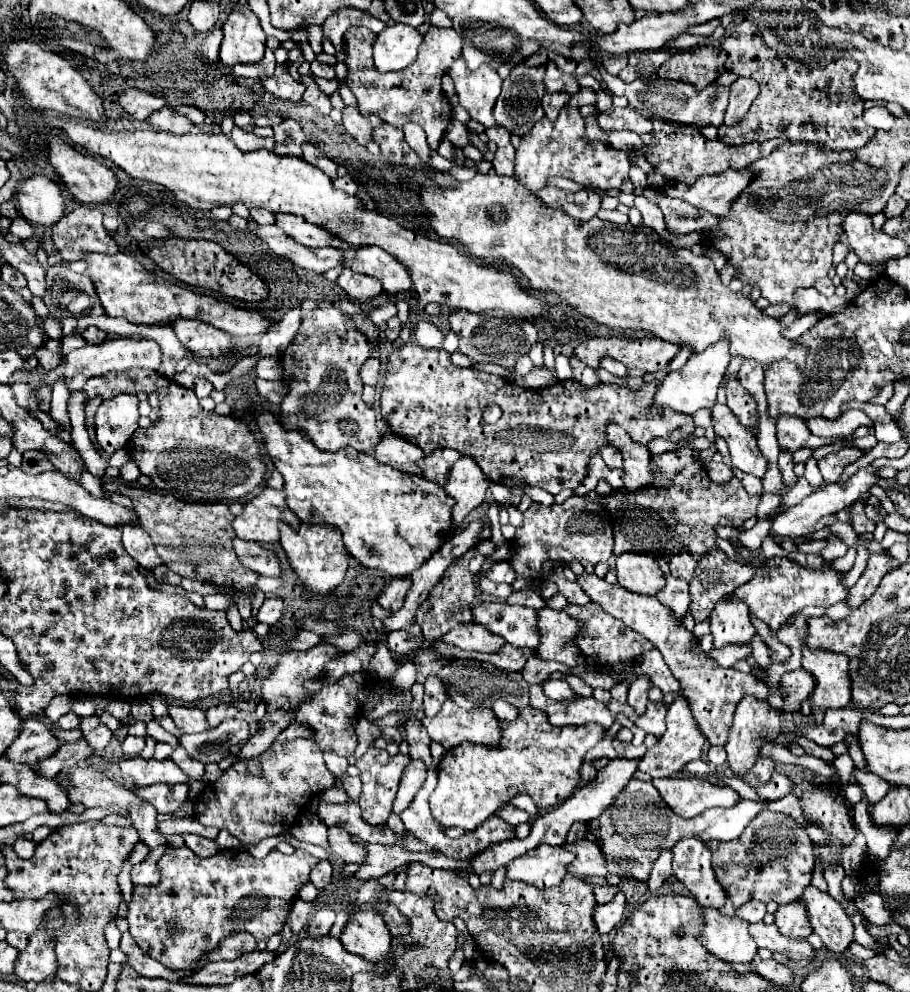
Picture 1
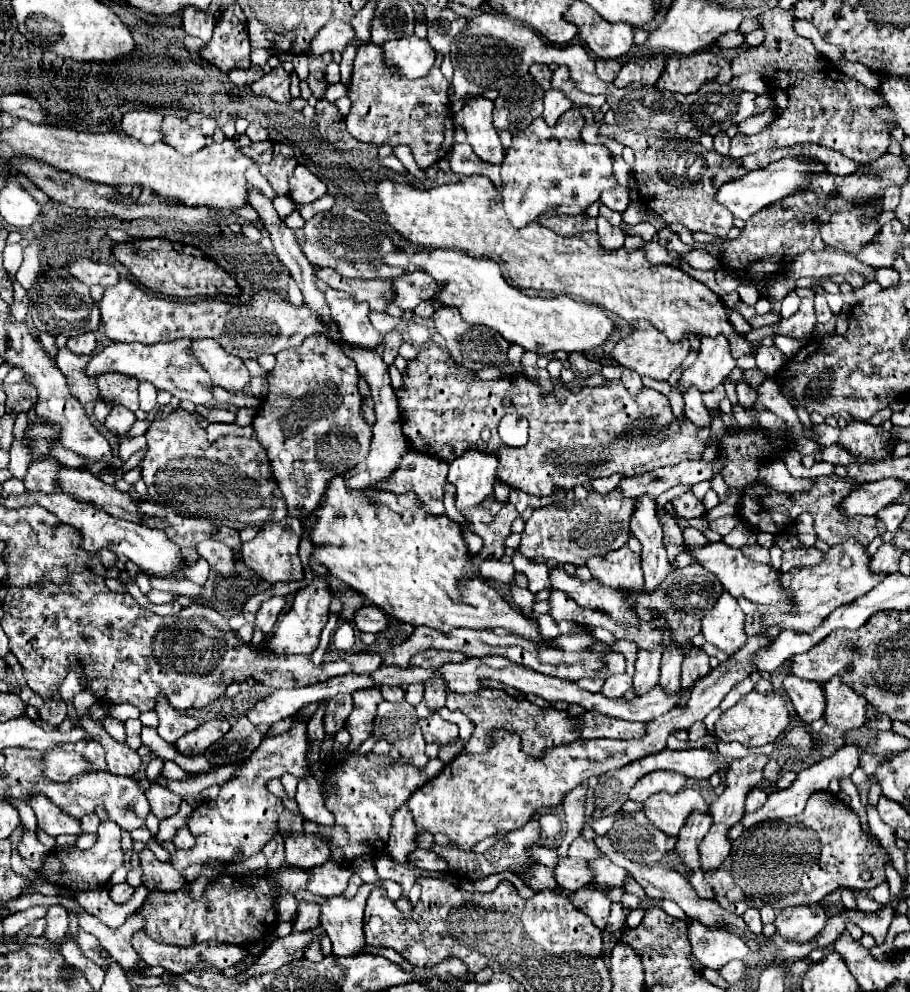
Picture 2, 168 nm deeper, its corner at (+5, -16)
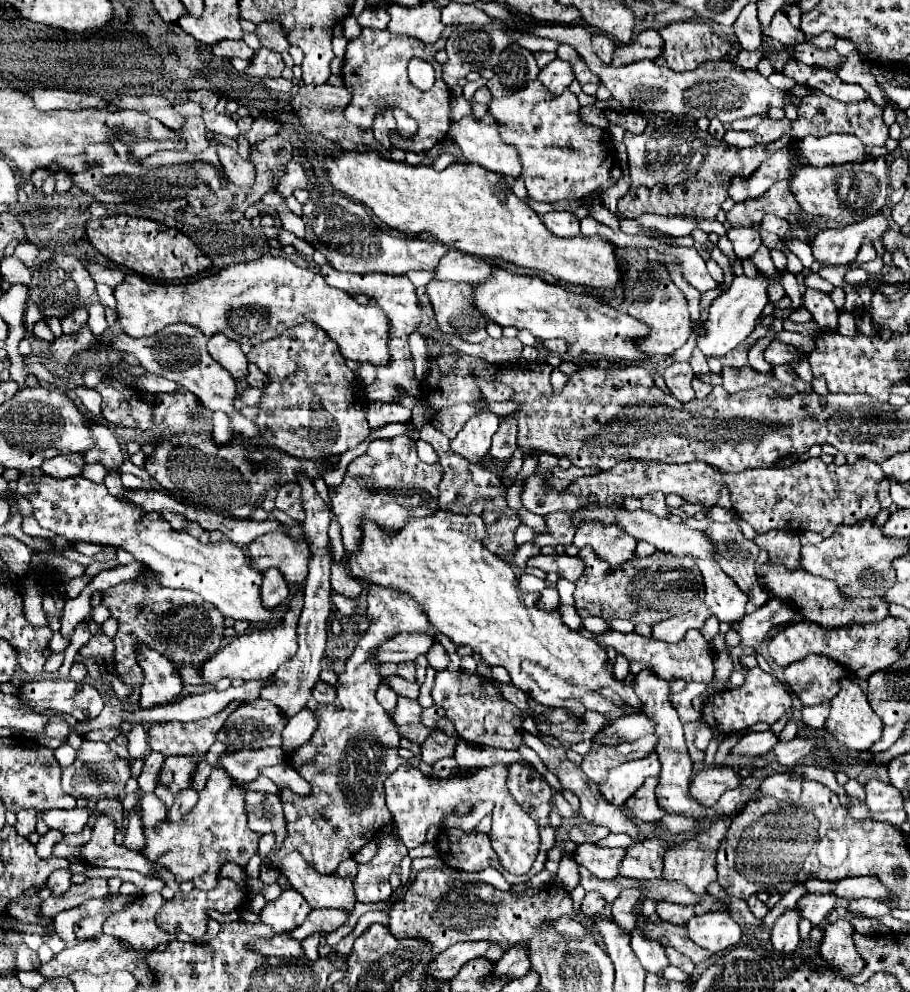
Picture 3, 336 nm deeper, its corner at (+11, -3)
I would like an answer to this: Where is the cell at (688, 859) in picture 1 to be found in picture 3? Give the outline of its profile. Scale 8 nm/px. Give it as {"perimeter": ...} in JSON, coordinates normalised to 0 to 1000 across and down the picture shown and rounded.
{"perimeter":[[[779,773],[764,781],[757,797],[770,811],[786,811],[795,797],[808,795],[812,791],[814,783],[803,773]]]}

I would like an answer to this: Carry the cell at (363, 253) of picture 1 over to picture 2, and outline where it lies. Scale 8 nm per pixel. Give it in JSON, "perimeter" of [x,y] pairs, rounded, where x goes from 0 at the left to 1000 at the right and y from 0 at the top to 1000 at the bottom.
{"perimeter":[[[463,272],[432,280],[432,290],[434,290],[432,306],[436,306],[443,313],[454,313],[458,306],[476,300],[478,294],[482,294],[482,286],[469,274]]]}

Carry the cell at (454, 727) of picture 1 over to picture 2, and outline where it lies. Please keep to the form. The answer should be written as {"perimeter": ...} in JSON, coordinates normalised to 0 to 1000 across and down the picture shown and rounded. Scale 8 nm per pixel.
{"perimeter":[[[474,720],[469,724],[463,724],[460,734],[465,738],[467,748],[480,748],[482,752],[491,750],[491,748],[498,748],[504,742],[502,732],[487,726],[482,720]]]}

